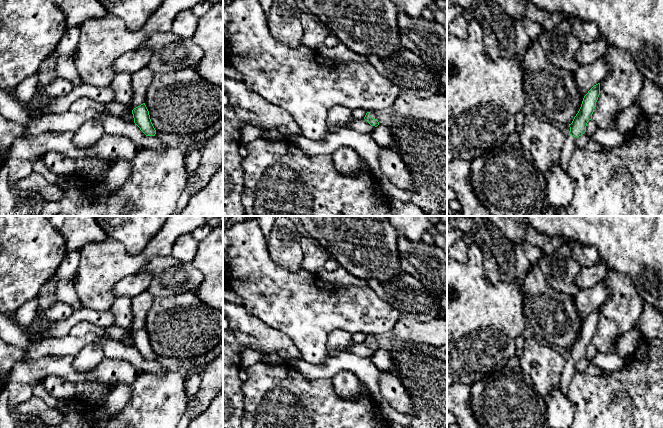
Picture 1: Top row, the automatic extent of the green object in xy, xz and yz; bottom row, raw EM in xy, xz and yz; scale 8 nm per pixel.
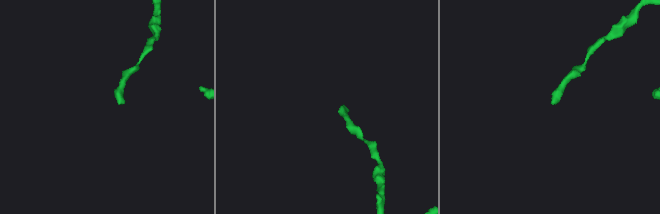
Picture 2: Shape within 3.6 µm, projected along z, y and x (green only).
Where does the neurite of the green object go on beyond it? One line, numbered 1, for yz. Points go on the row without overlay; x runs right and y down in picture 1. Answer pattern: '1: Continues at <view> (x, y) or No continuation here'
1: Continues at yz (569, 369)

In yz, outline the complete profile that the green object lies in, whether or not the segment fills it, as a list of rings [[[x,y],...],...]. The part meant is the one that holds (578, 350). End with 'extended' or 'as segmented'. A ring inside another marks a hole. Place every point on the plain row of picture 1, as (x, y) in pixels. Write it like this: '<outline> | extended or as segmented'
[[[600,307],[594,309],[584,320],[581,331],[569,348],[570,356],[566,360],[566,365],[562,371],[560,378],[560,389],[567,396],[567,391],[572,380],[573,374],[576,372],[575,363],[586,356],[586,350],[592,343],[592,338],[596,331],[596,326],[600,319]]] | extended

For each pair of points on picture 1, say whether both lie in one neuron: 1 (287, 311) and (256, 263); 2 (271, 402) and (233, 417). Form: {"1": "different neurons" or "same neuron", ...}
{"1": "same neuron", "2": "different neurons"}

